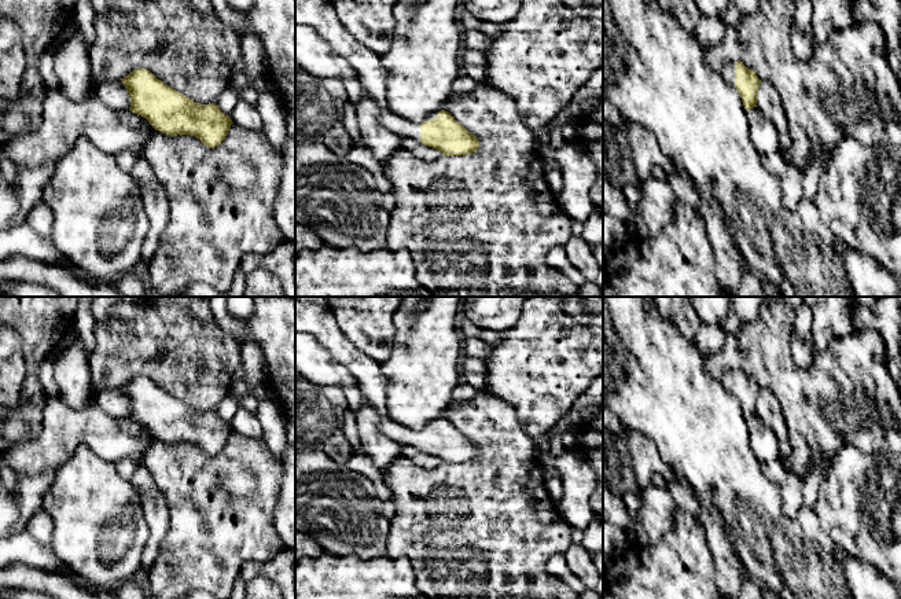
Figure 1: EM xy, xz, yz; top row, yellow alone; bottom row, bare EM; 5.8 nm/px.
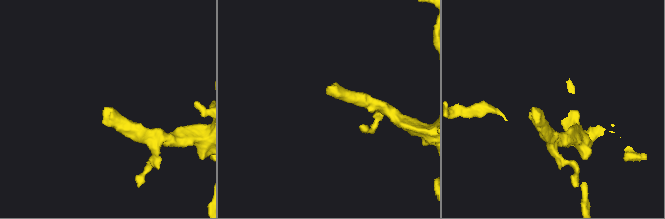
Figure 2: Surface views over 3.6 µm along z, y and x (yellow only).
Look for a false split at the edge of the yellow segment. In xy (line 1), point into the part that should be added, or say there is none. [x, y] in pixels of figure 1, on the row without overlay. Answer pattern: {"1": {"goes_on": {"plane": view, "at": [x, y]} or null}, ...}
{"1": {"goes_on": null}}

